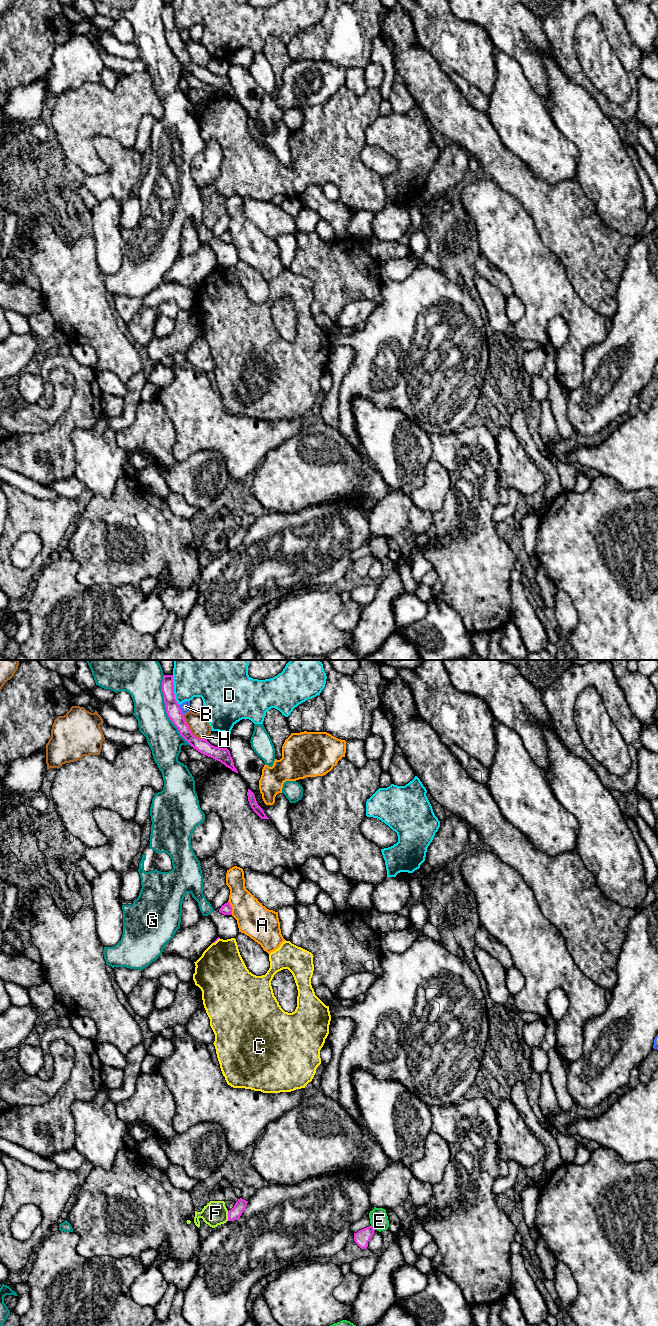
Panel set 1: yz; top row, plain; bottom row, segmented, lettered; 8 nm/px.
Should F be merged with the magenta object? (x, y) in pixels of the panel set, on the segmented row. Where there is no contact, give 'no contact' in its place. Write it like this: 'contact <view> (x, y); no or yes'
contact yz (228, 1216); no

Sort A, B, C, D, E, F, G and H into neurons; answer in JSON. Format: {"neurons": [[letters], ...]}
{"neurons": [["A"], ["B"], ["C"], ["D"], ["E"], ["F"], ["G"], ["H"]]}

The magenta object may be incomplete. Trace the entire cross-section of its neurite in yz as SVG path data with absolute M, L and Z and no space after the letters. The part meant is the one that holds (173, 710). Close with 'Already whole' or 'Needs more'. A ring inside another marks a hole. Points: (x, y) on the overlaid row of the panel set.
M164 675L162 681L162 692L164 695L166 713L169 719L178 728L180 735L201 754L221 762L232 771L238 773L234 766L230 751L227 748L215 747L211 745L207 739L200 739L191 733L180 709L180 704L175 699L173 683L173 675Z. Already whole

